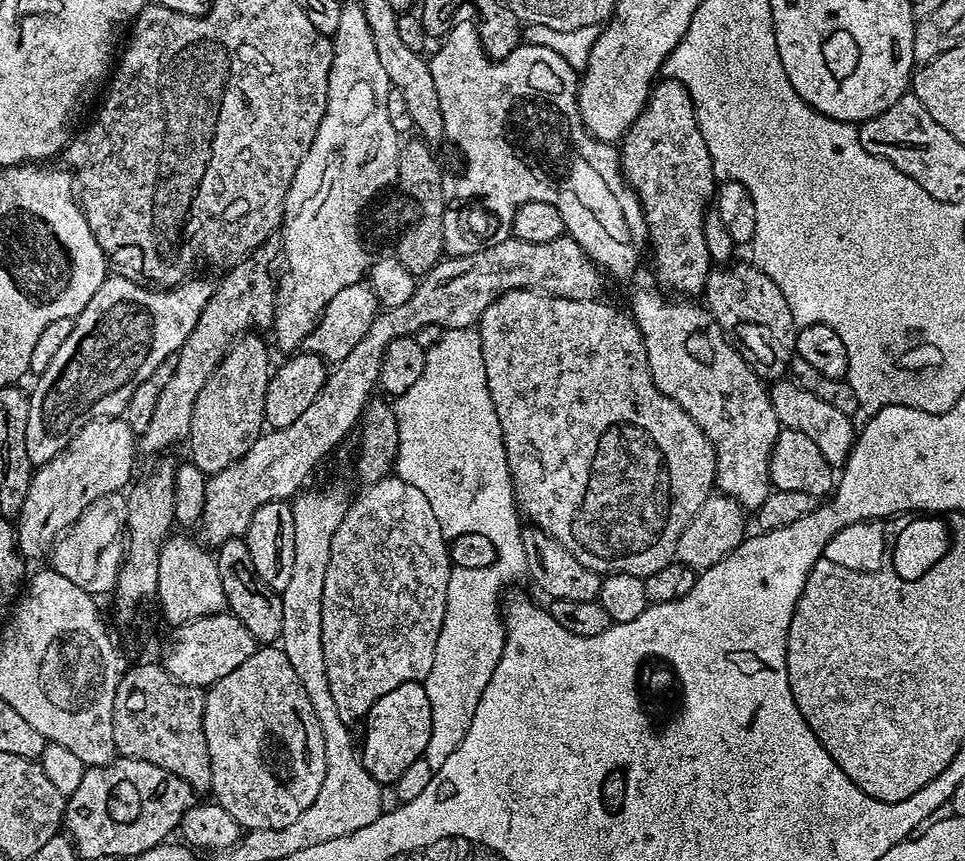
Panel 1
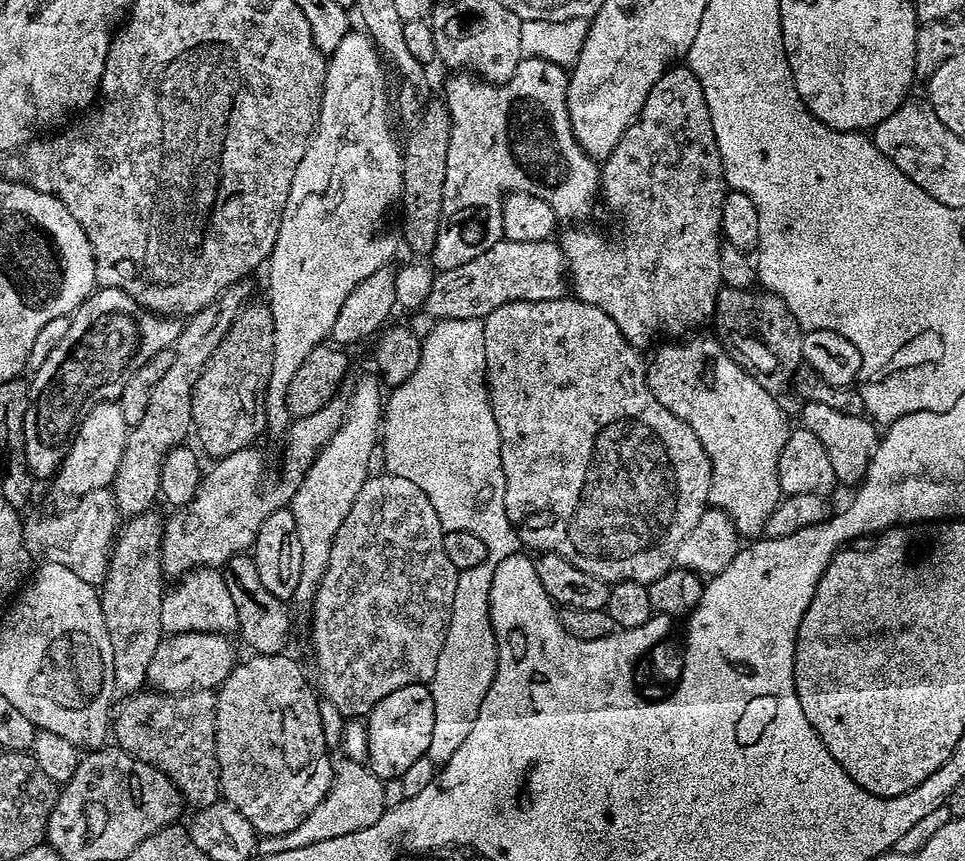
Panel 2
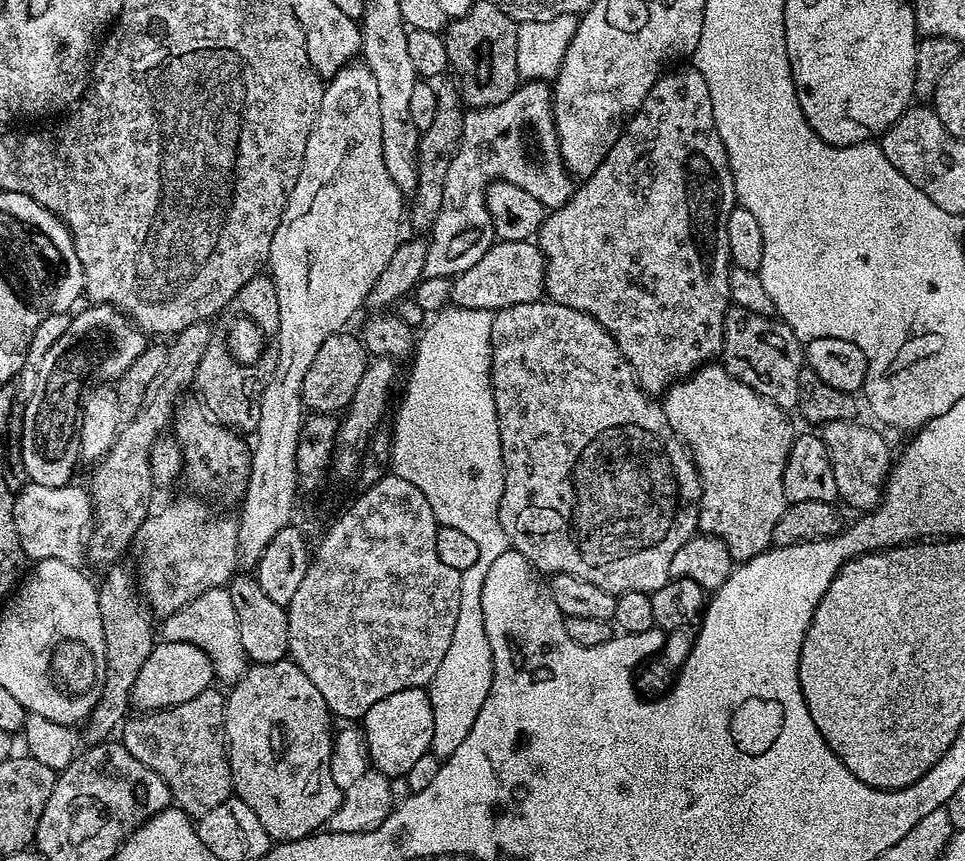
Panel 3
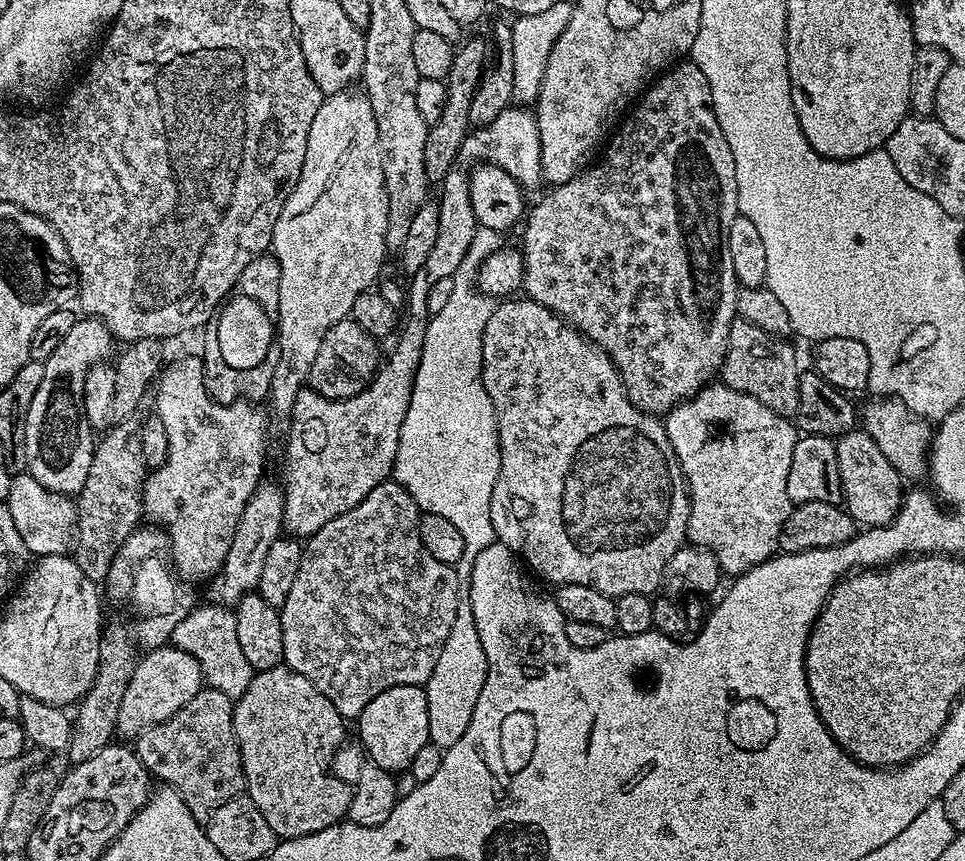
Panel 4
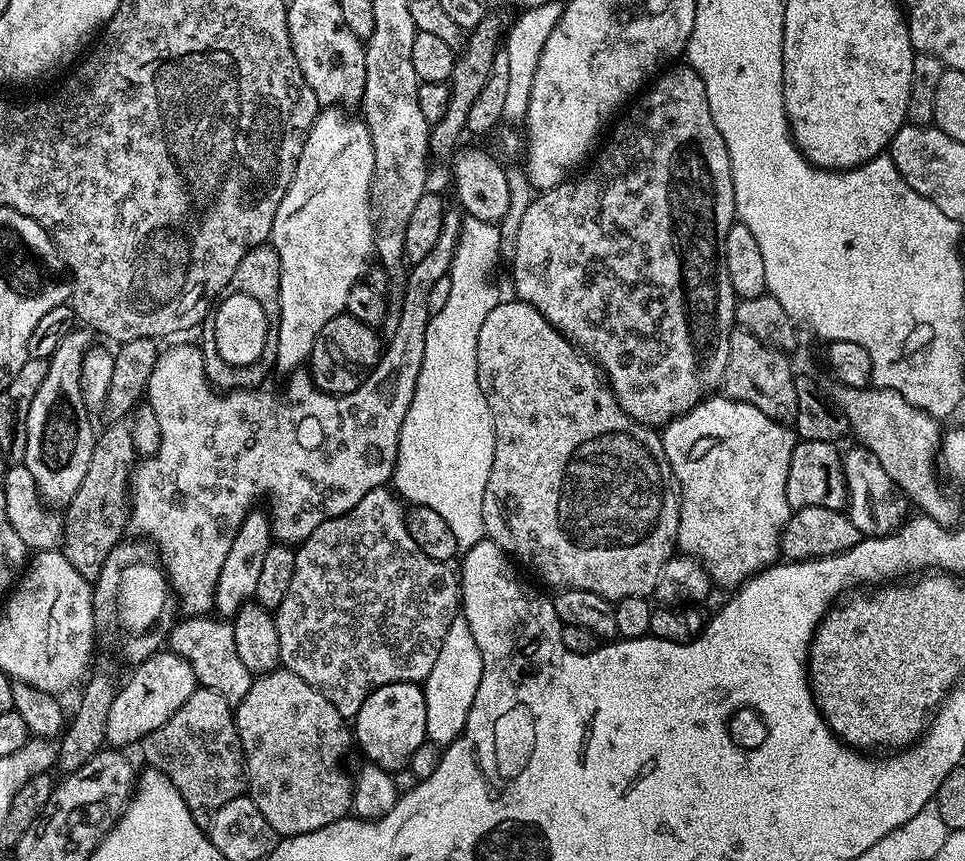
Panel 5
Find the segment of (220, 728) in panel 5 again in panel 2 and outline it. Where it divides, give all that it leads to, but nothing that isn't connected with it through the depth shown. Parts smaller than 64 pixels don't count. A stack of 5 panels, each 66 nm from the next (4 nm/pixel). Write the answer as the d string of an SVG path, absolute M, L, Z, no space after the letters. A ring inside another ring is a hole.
M199 688L193 692L182 692L179 694L161 694L155 690L141 690L125 699L124 705L120 708L120 713L114 716L114 740L123 752L130 753L134 758L138 758L142 762L146 762L150 766L154 766L162 774L166 774L166 778L170 778L170 782L174 782L174 786L178 789L184 798L185 805L189 809L199 810L210 806L214 801L221 799L220 794L220 767L218 766L218 758L216 757L216 692L210 688Z

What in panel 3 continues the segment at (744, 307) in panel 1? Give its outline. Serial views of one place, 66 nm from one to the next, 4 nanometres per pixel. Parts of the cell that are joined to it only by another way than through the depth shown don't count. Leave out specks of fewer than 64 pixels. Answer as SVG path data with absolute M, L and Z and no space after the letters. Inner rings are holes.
M729 307L724 316L722 363L738 382L750 386L750 390L762 394L762 398L774 402L779 408L792 410L799 405L798 378L800 369L805 367L802 341L775 315Z

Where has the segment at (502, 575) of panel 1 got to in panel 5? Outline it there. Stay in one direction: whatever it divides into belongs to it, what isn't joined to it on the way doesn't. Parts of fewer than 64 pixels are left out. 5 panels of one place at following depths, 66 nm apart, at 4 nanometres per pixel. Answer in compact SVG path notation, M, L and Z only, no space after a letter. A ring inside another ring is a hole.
M457 614L442 638L442 650L438 650L438 662L423 681L424 697L427 704L426 730L428 740L433 744L453 744L466 726L466 718L474 706L474 694L478 694L478 682L482 682L482 654L470 626L462 614Z

